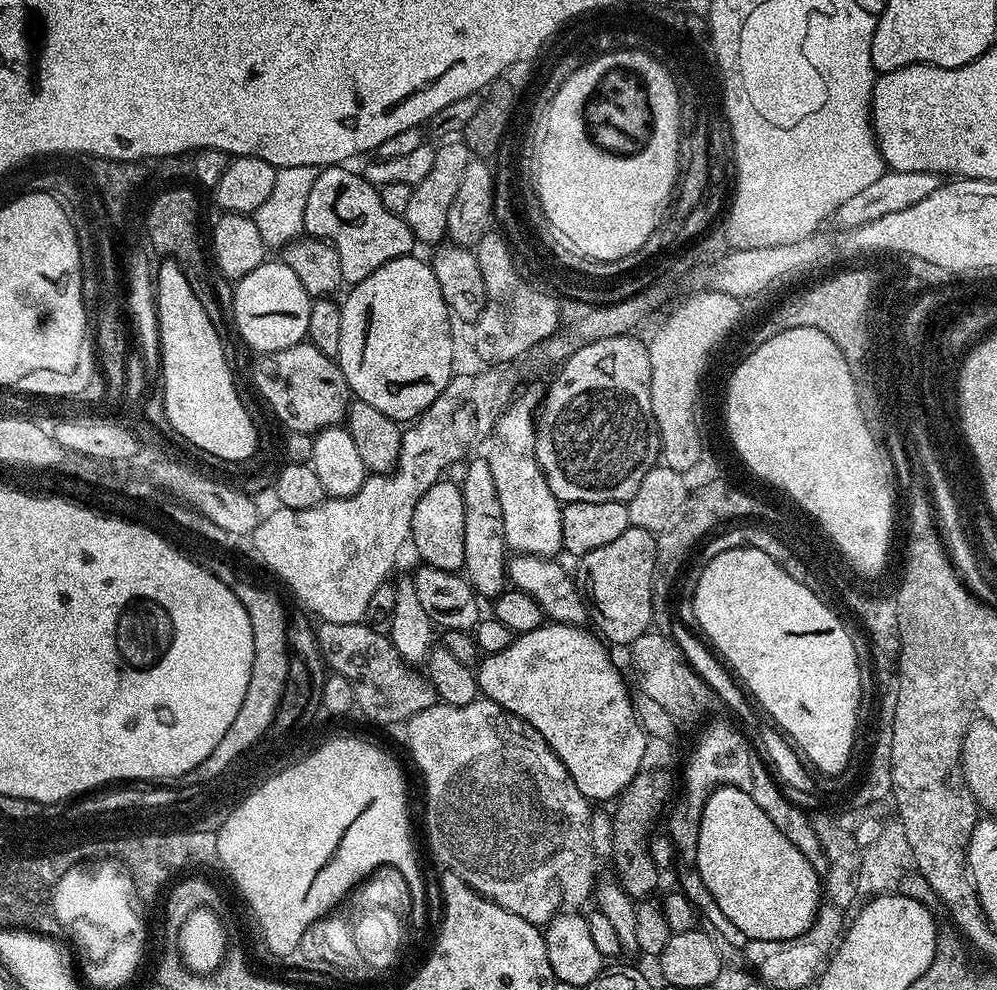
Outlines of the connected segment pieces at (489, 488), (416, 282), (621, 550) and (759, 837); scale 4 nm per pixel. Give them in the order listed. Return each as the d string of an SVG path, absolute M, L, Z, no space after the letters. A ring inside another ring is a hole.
M487 459L471 460L467 461L469 464L464 472L464 480L459 481L466 510L466 558L462 572L477 597L495 598L506 588L506 557L510 549L504 541L502 510L498 506L498 494L494 490L494 478Z
M413 254L403 256L402 258L394 258L390 262L386 262L386 266L378 266L378 270L374 270L374 274L370 274L370 278L351 285L347 289L348 297L342 300L340 304L340 313L342 314L342 346L340 347L338 363L342 374L346 378L351 395L362 402L370 402L370 406L374 406L374 410L382 410L382 414L386 414L391 420L397 422L415 421L420 413L426 411L431 406L434 398L438 398L438 394L442 394L442 390L446 390L446 386L452 381L454 375L454 369L452 369L453 321L450 319L446 302L442 298L442 290L438 286L438 278L432 273L431 263L427 259L419 260L418 256Z
M628 527L614 542L606 542L606 546L598 546L598 550L590 550L579 557L580 564L574 570L574 579L584 603L591 623L596 623L595 631L609 645L622 644L629 646L644 636L647 628L653 627L652 622L652 581L656 579L656 536L641 528Z
M722 787L714 789L710 794L709 800L706 801L701 816L701 828L698 830L698 844L697 854L695 861L695 868L697 874L702 878L702 882L706 884L706 889L714 898L714 902L718 904L718 910L722 910L722 913L744 934L748 940L793 940L799 936L805 935L809 931L808 928L811 924L817 923L816 911L820 909L822 903L822 878L819 873L816 873L812 863L807 860L802 854L801 850L798 850L793 842L790 842L786 838L785 834L782 834L782 830L774 826L774 822L767 817L763 812L762 806L758 806L755 799L750 796L748 792L744 792L742 789L734 787Z

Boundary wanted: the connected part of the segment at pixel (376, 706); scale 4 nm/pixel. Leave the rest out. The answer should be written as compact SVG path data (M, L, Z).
M320 622L316 628L316 644L323 663L328 663L333 673L346 678L352 684L354 704L370 719L381 716L384 720L400 720L437 703L434 686L400 656L392 641L383 631L367 622L339 624Z

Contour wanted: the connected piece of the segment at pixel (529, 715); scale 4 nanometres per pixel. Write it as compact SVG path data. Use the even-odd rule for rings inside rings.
M545 622L534 630L519 633L506 651L493 656L485 655L479 661L479 691L495 704L501 704L505 712L523 720L545 740L589 802L612 802L641 772L643 764L640 763L650 740L636 716L633 693L630 688L628 693L624 685L625 673L616 669L605 641L599 635L584 630L574 624Z

